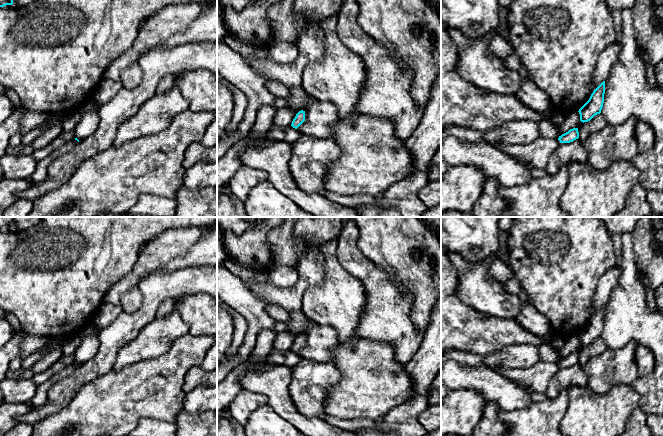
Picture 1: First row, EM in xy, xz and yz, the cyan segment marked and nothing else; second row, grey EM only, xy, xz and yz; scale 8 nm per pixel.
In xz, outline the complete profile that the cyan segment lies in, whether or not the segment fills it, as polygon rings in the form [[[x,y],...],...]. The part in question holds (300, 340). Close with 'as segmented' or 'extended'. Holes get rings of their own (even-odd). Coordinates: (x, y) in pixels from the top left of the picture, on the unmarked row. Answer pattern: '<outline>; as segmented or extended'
[[[299,335],[292,345],[291,350],[297,353],[305,345],[305,335]]]; as segmented

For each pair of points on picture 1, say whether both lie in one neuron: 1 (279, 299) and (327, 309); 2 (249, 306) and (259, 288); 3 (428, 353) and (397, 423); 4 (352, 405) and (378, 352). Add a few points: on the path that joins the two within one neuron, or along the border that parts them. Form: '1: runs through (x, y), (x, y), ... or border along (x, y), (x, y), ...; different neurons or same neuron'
1: border along (316, 285), (310, 286), (304, 293), (301, 311); different neurons
2: border along (238, 278), (256, 295), (268, 302); different neurons
3: runs through (422, 370), (422, 387), (418, 402), (414, 406); same neuron
4: runs through (362, 392), (371, 383), (374, 365); same neuron

